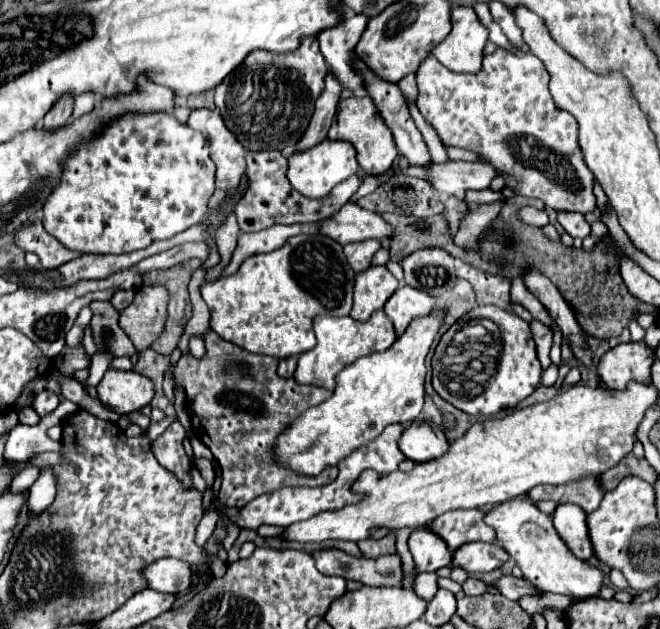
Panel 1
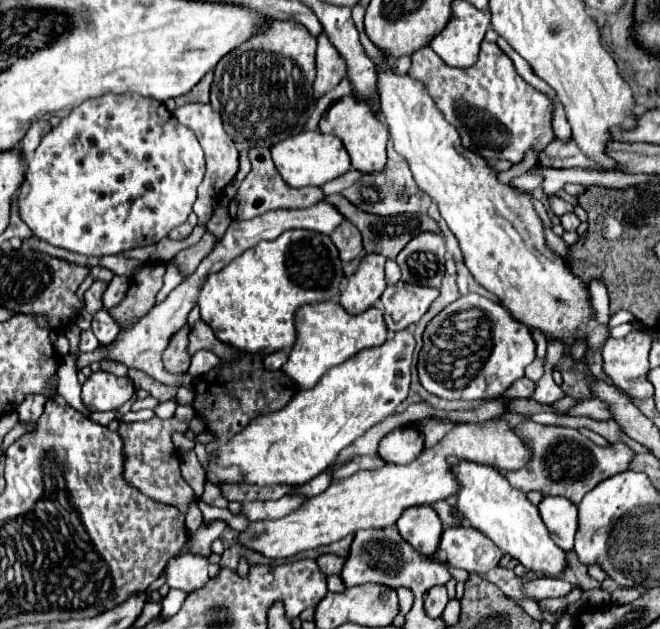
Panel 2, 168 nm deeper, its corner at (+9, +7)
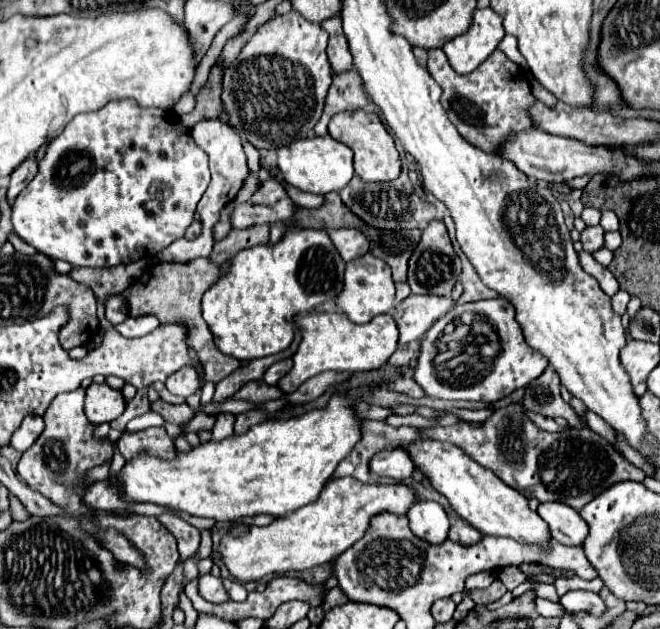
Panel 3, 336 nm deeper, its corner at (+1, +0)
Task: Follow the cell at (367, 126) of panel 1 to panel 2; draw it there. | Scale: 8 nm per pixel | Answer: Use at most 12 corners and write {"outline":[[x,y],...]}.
{"outline":[[355,95],[321,117],[341,137],[351,165],[375,173],[387,161],[389,131]]}

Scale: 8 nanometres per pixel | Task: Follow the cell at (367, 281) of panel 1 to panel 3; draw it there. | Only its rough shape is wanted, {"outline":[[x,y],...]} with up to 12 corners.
{"outline":[[373,254],[347,262],[335,304],[355,324],[395,304],[389,266]]}

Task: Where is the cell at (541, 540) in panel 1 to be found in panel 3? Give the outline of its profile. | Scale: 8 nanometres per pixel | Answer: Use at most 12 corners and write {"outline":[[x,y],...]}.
{"outline":[[439,440],[403,446],[483,534],[549,542],[527,498]]}

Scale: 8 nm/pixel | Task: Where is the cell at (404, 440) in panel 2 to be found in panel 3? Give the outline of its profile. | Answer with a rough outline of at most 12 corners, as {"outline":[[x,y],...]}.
{"outline":[[385,448],[371,458],[377,476],[403,480],[413,462],[403,448]]}

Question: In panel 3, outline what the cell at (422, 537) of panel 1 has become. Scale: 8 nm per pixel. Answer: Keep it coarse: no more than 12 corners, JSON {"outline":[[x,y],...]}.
{"outline":[[431,500],[409,508],[415,536],[439,544],[447,538],[449,518]]}

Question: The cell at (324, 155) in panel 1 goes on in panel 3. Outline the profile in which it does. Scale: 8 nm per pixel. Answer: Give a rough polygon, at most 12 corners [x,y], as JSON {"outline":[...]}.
{"outline":[[329,136],[277,148],[295,188],[339,192],[353,178],[353,152]]}

